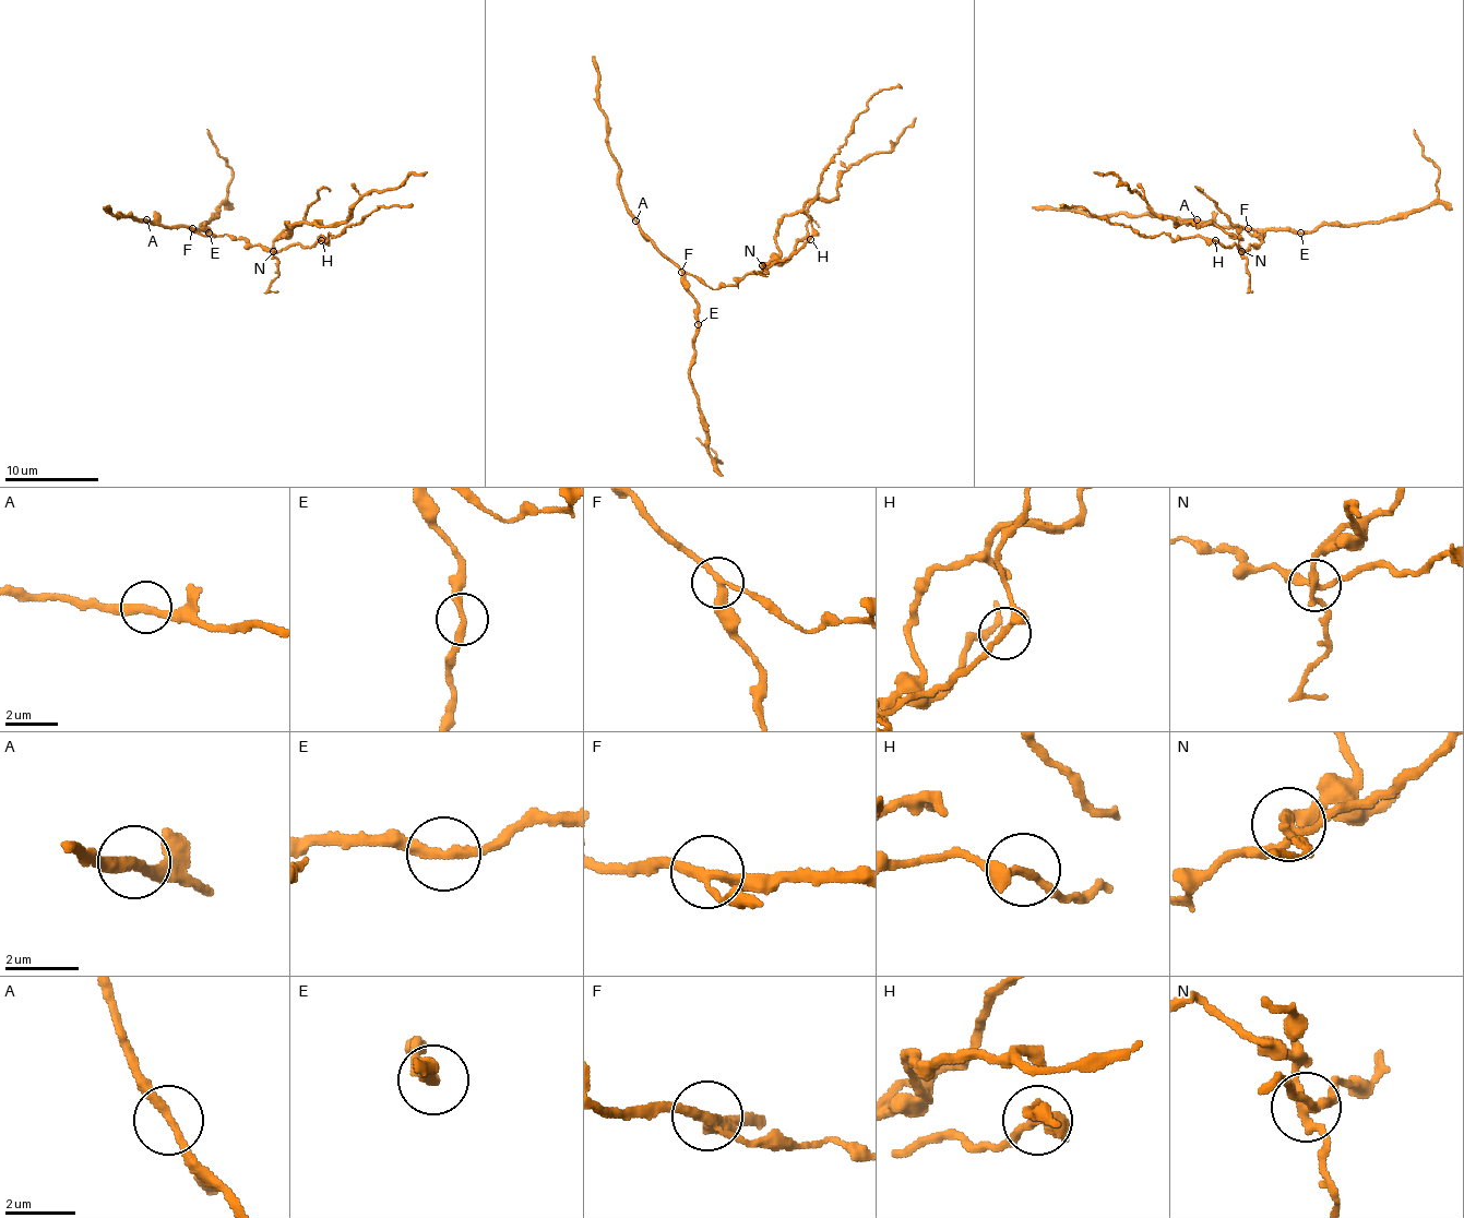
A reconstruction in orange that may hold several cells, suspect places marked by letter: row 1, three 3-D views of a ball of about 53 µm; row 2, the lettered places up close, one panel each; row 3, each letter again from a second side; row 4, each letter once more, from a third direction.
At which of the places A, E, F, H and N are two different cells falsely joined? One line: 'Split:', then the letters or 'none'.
Split: E, N

